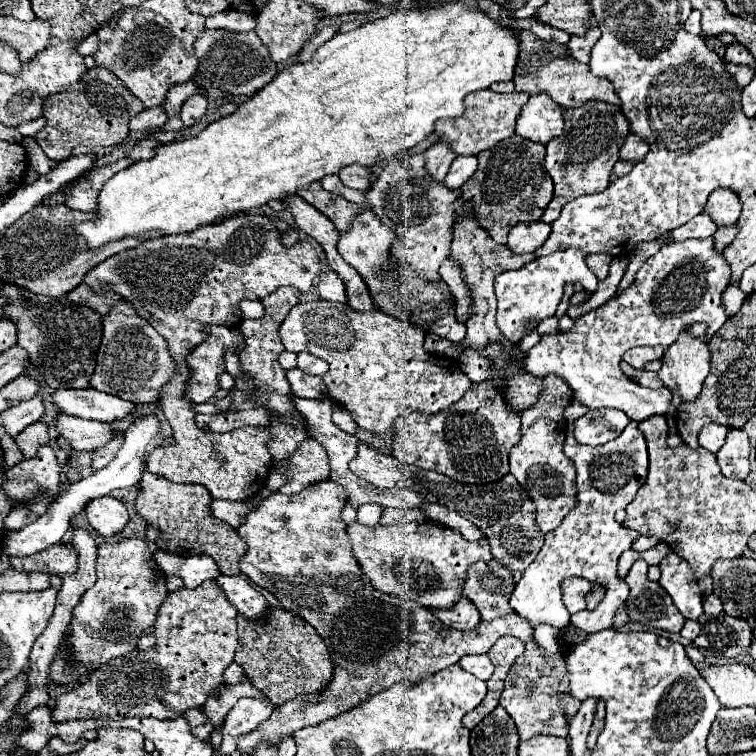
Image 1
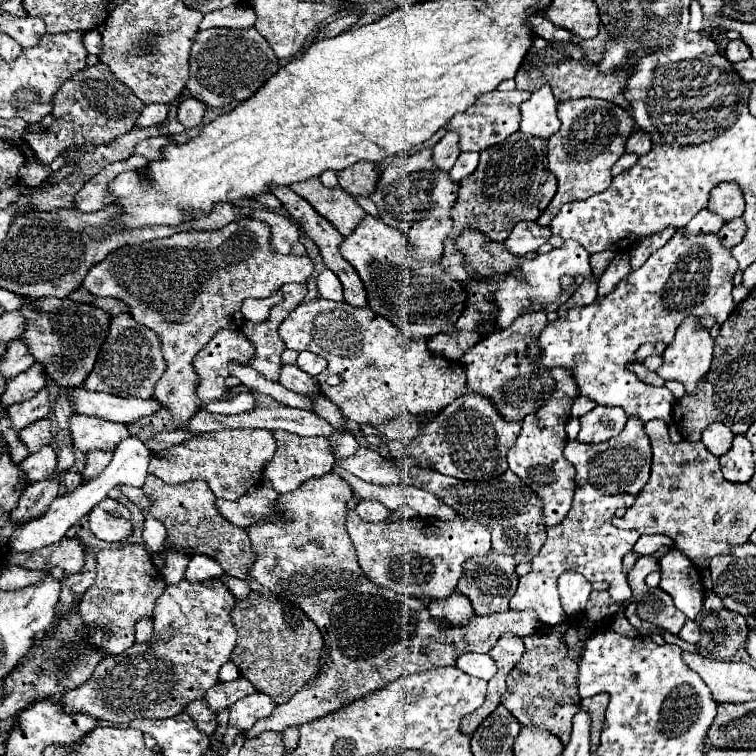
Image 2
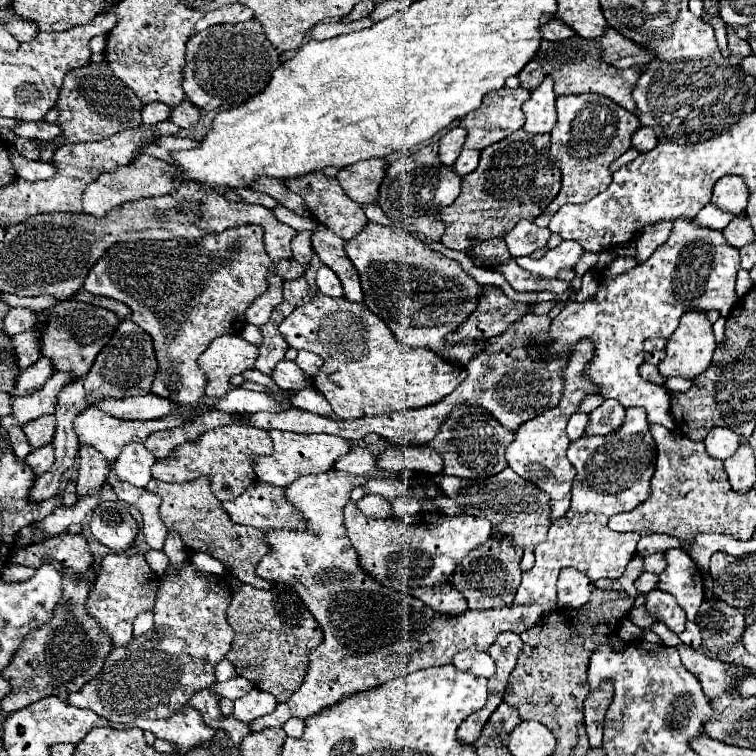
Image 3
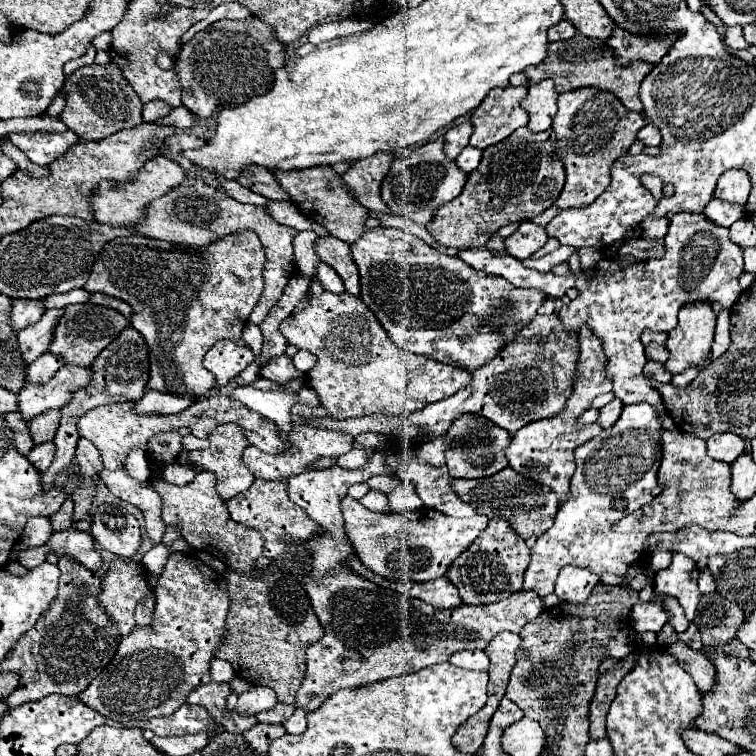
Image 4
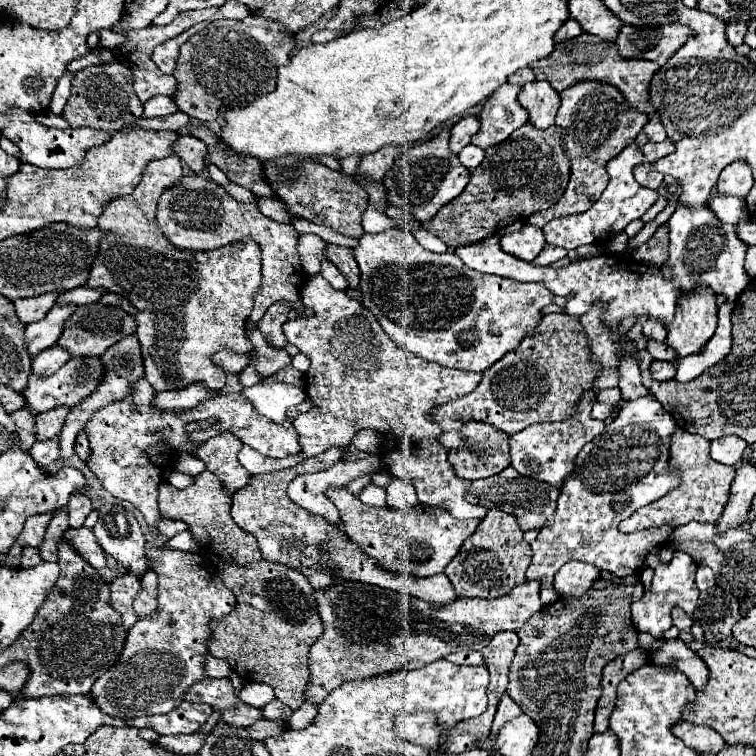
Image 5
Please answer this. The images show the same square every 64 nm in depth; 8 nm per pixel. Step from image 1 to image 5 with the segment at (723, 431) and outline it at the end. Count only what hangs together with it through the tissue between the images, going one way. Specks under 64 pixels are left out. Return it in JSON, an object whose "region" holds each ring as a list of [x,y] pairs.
{"region":[[[722,436],[712,442],[712,458],[720,464],[736,466],[742,462],[744,448],[748,444],[740,436]]]}

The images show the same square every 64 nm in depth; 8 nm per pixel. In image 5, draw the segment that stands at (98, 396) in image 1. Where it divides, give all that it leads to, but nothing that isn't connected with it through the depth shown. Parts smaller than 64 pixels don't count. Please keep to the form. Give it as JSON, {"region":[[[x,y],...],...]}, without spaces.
{"region":[[[190,384],[188,388],[182,390],[170,390],[170,392],[158,392],[154,398],[156,408],[160,410],[168,410],[168,412],[186,412],[194,406],[198,406],[200,402],[218,396],[218,390],[210,390],[204,388],[204,384]]]}

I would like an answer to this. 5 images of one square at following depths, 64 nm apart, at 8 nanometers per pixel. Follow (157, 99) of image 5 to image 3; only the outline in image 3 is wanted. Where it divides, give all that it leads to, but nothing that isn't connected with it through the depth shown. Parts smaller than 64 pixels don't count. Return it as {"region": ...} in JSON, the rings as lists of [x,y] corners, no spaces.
{"region":[[[150,102],[142,110],[142,122],[144,124],[158,124],[162,120],[168,120],[168,116],[170,116],[170,108],[162,102]]]}

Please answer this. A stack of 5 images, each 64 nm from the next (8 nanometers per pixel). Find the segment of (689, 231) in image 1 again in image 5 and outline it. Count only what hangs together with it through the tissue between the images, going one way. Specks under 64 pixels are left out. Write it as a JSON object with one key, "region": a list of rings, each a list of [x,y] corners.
{"region":[[[714,196],[710,200],[710,208],[714,210],[714,214],[730,224],[738,224],[740,220],[744,220],[748,216],[746,210],[746,202],[740,200],[738,196]]]}

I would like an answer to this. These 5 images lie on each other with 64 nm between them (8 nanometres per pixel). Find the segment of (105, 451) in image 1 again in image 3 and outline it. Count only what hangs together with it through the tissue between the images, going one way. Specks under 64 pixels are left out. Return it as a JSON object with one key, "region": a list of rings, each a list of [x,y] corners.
{"region":[[[80,446],[80,464],[76,480],[76,496],[88,496],[88,492],[98,492],[108,476],[108,464],[104,456],[92,446]]]}

